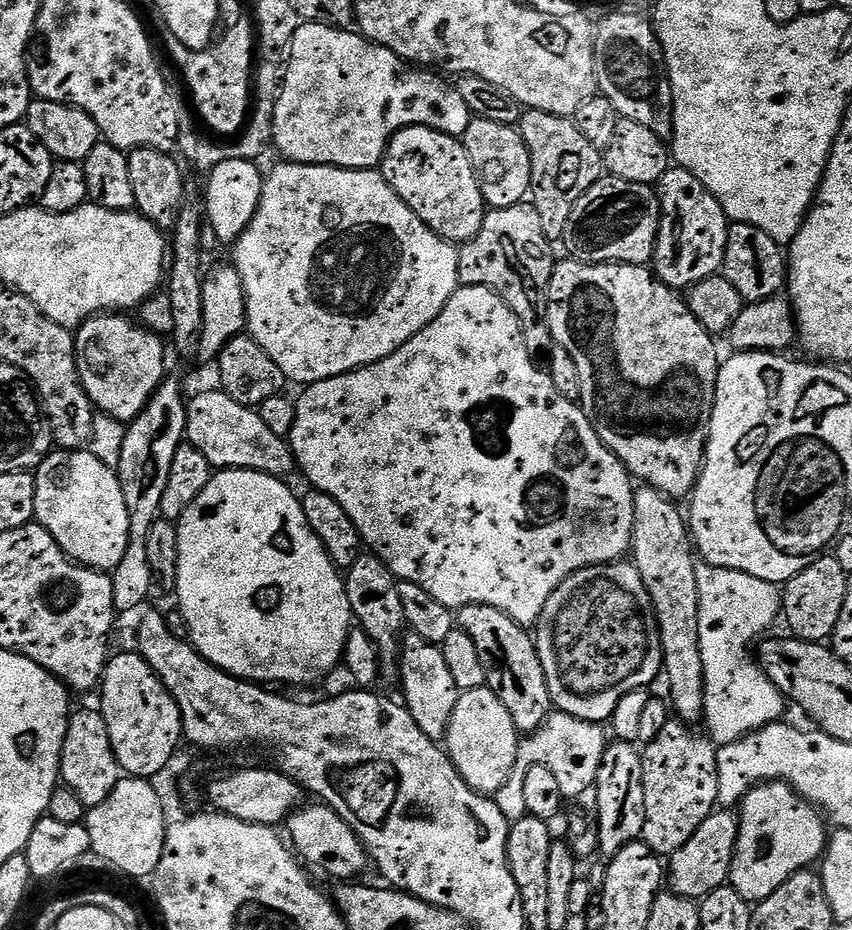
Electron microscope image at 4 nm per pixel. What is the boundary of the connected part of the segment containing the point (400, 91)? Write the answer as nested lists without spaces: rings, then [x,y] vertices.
[[[304,22],[290,37],[292,53],[287,53],[284,79],[271,109],[273,112],[270,112],[270,136],[273,141],[276,139],[276,148],[284,155],[281,157],[285,161],[372,170],[383,161],[392,137],[401,128],[422,124],[448,136],[463,137],[474,119],[474,113],[455,83],[447,84],[443,75],[421,70],[403,60],[394,50],[353,32],[327,24]]]

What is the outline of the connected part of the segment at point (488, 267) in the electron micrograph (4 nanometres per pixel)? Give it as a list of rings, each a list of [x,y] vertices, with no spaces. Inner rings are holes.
[[[531,202],[492,208],[473,240],[463,241],[459,249],[460,284],[488,288],[520,319],[520,329],[529,352],[553,351],[550,327],[546,322],[547,287],[550,284],[554,257],[553,245],[542,234],[542,221]]]

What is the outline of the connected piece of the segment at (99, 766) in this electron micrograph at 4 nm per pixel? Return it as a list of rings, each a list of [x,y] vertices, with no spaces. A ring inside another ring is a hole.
[[[99,710],[71,713],[62,746],[60,774],[63,783],[81,800],[85,809],[106,802],[114,786],[122,779],[122,769],[110,742],[110,730],[106,730],[104,715]]]

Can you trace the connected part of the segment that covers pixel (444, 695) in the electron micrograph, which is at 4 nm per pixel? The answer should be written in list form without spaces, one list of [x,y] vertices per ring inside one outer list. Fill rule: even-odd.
[[[415,634],[405,635],[398,648],[398,676],[401,679],[400,688],[404,691],[404,707],[412,715],[414,722],[418,722],[422,734],[439,741],[440,735],[452,724],[454,706],[461,693],[450,674],[441,645],[432,644]]]

